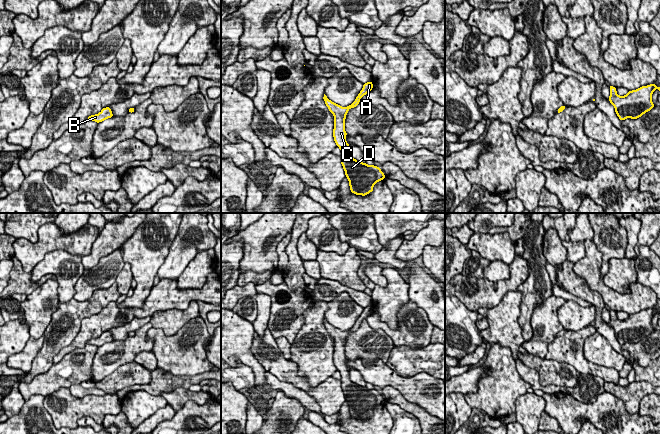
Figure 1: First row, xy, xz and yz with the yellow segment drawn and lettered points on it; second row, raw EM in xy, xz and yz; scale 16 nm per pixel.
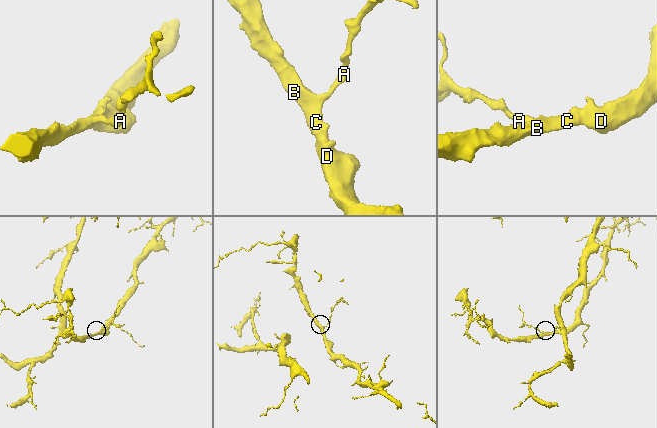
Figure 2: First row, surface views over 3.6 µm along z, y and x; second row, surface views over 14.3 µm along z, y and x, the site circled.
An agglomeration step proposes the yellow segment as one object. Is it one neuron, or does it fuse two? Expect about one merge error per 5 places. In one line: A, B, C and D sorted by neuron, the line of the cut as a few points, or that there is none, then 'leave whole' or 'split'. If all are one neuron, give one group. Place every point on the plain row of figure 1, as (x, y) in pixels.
groups A B C D; cut none; leave whole

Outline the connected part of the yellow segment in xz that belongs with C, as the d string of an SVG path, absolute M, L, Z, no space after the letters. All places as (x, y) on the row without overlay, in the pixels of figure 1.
M372 305L365 307L355 325L347 331L335 328L325 318L323 320L326 330L334 339L333 361L337 371L341 374L341 388L349 405L350 414L352 417L362 420L372 416L374 409L385 403L385 399L380 391L367 389L350 380L349 368L346 365L345 343L349 333L356 331L361 322L370 316L372 312Z

